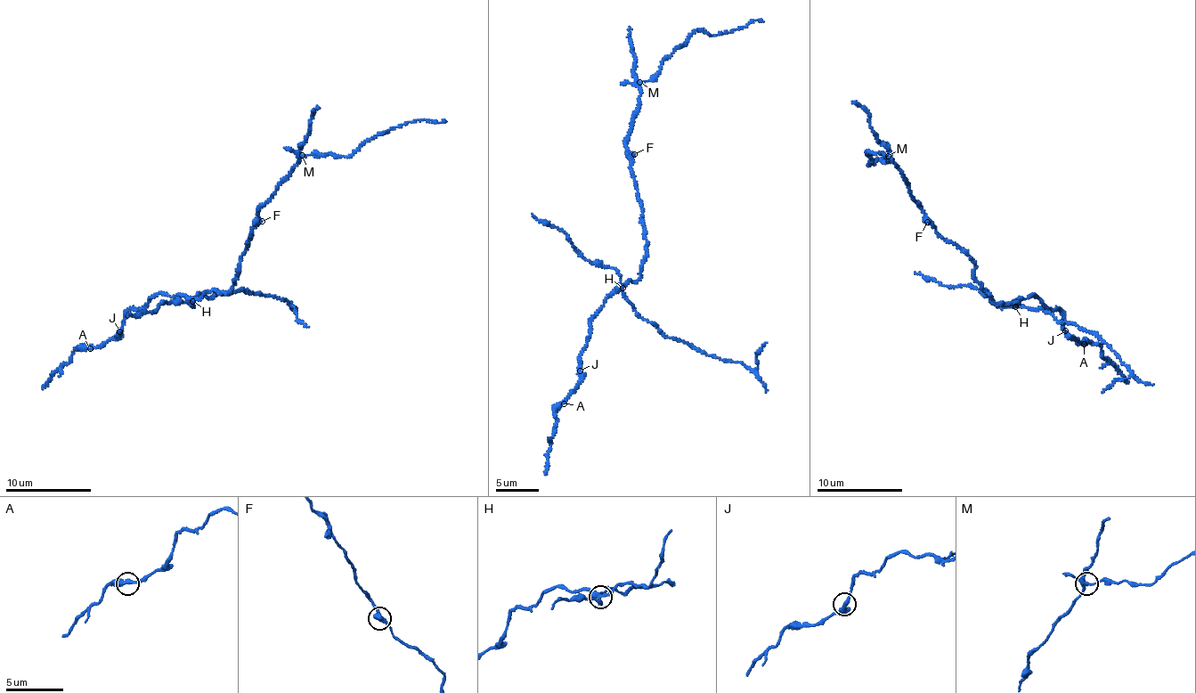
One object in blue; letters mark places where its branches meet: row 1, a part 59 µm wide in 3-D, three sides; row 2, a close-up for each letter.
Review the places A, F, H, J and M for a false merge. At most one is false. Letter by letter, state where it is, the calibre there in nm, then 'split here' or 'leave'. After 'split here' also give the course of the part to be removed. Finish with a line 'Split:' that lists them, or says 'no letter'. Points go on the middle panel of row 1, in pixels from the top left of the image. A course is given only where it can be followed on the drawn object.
A: at (564, 403); 320 nm thick; leave
F: at (634, 154); 400 nm thick; leave
H: at (622, 288); 320 nm thick; split here; foreign part runs (622, 287), (622, 297), (639, 314), (709, 355), (752, 370), (767, 343)
J: at (580, 370); 320 nm thick; leave
M: at (639, 82); 240 nm thick; leave
Split: H

